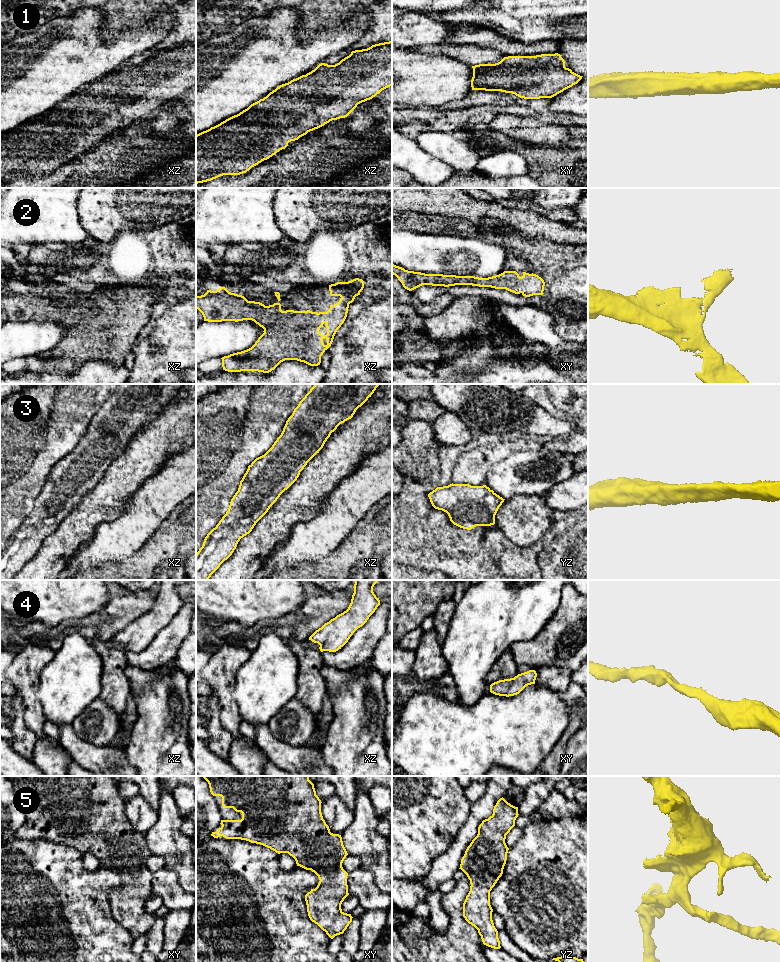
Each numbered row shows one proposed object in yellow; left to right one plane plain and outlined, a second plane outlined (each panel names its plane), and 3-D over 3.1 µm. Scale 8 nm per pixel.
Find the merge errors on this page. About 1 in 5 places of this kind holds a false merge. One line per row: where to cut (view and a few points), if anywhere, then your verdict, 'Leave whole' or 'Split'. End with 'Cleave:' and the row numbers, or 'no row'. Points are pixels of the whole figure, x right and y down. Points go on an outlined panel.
1: No split. Leave whole
2: No split. Leave whole
3: No split. Leave whole
4: No split. Leave whole
5: No split. Leave whole
Cleave: no row

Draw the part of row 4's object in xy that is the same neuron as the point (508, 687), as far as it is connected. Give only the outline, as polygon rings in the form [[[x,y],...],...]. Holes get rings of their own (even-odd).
[[[535,670],[518,674],[514,678],[499,680],[490,685],[490,692],[499,696],[514,696],[526,686],[535,684],[537,673]]]

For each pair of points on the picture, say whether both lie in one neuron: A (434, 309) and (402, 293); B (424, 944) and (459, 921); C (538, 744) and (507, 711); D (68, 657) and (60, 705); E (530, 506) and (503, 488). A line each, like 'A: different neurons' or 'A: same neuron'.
A: same neuron
B: same neuron
C: same neuron
D: same neuron
E: different neurons

